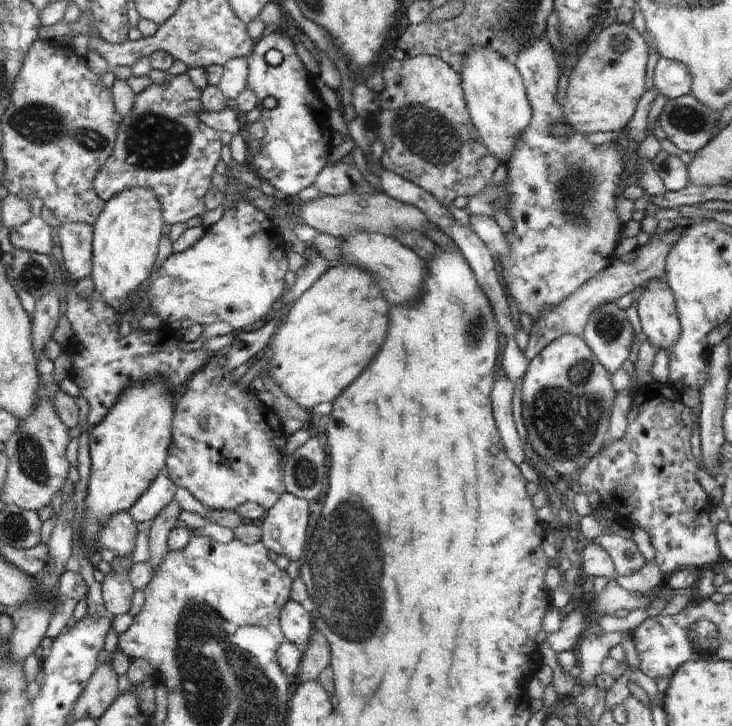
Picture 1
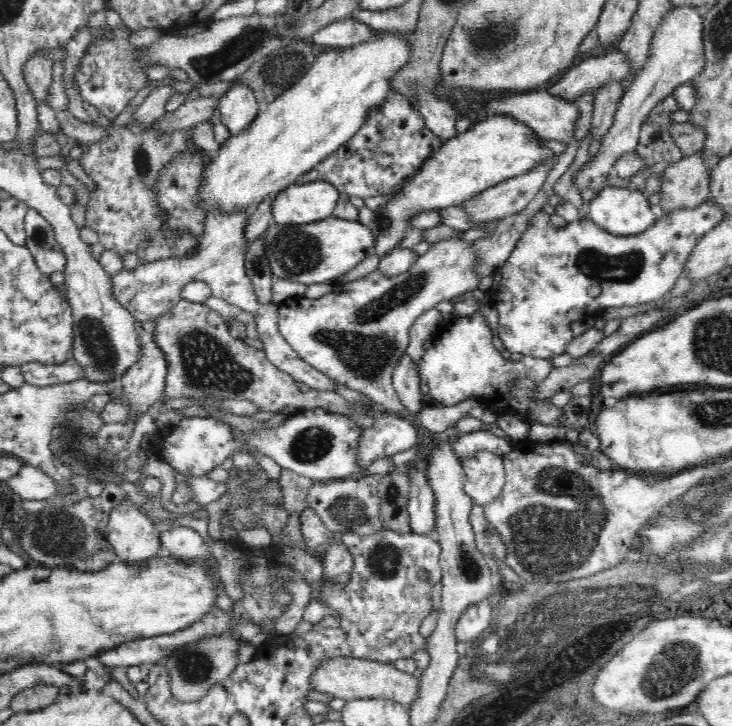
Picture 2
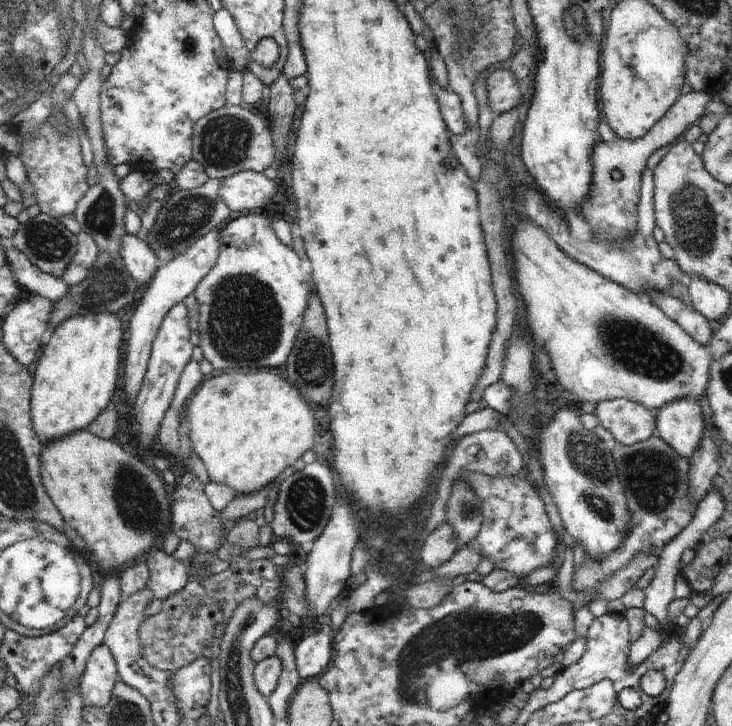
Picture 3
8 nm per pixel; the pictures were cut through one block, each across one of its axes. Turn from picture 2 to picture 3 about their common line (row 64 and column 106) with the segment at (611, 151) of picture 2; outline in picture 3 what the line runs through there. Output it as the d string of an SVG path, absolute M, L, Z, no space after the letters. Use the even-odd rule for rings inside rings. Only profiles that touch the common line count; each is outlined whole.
M99 644L90 653L84 672L79 678L79 691L85 706L102 708L112 698L112 689L118 682L114 655L104 644Z

